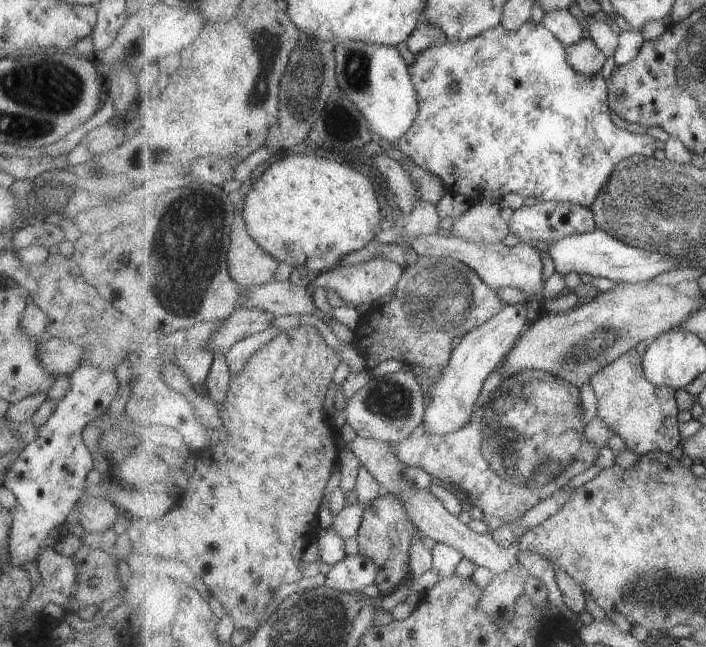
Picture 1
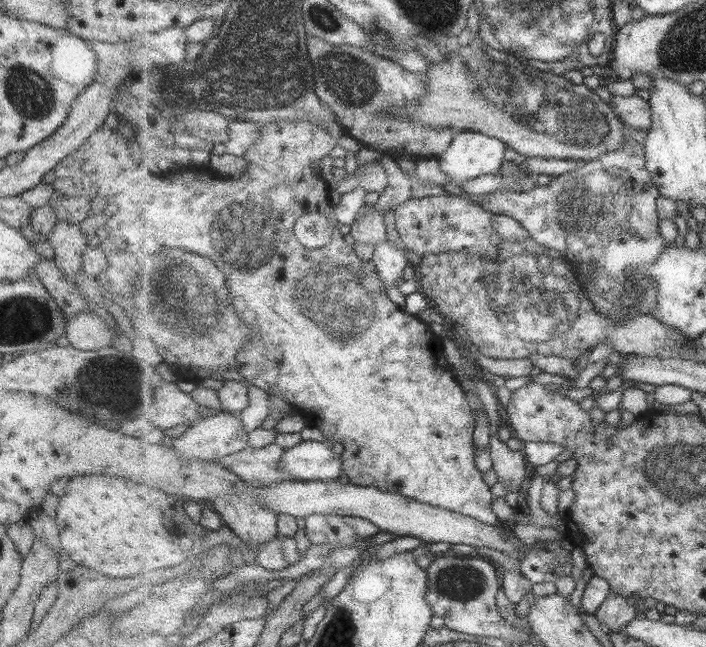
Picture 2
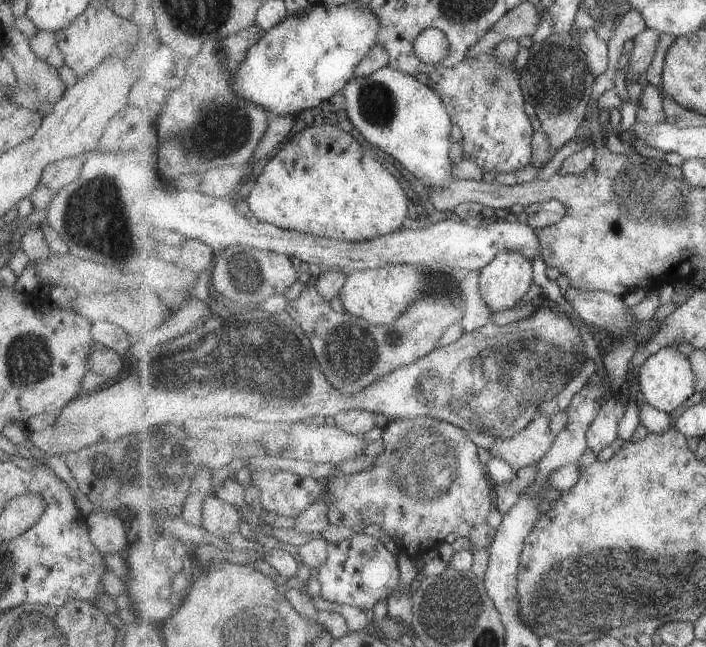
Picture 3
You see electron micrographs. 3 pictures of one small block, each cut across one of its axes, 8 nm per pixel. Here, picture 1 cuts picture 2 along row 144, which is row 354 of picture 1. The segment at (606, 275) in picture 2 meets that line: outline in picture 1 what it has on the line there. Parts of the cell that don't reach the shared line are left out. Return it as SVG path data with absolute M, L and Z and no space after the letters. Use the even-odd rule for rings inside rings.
M634 348L605 365L589 384L598 400L597 415L623 438L627 449L642 456L651 451L671 452L682 444L677 390L669 385L652 383L644 369L644 355Z

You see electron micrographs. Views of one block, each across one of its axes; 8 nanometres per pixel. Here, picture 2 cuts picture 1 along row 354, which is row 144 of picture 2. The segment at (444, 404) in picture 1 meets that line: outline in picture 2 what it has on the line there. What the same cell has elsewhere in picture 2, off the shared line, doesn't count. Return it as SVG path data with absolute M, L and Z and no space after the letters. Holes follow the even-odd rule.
M462 131L453 140L451 148L436 159L439 168L452 180L457 191L458 187L473 178L500 172L508 147L500 139L481 134L480 131Z

